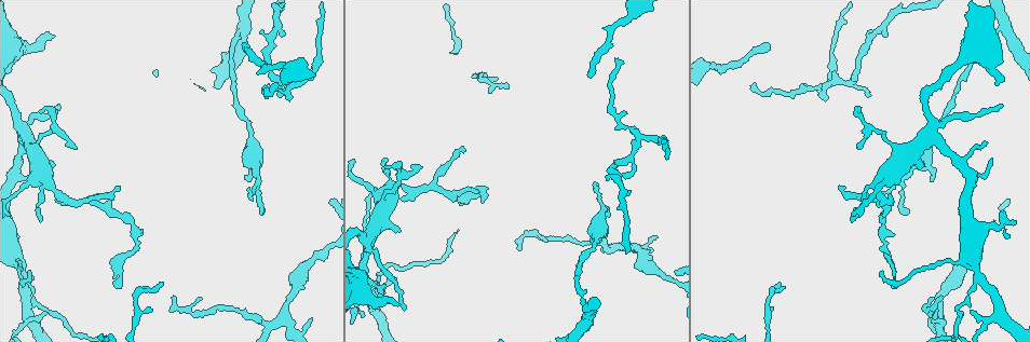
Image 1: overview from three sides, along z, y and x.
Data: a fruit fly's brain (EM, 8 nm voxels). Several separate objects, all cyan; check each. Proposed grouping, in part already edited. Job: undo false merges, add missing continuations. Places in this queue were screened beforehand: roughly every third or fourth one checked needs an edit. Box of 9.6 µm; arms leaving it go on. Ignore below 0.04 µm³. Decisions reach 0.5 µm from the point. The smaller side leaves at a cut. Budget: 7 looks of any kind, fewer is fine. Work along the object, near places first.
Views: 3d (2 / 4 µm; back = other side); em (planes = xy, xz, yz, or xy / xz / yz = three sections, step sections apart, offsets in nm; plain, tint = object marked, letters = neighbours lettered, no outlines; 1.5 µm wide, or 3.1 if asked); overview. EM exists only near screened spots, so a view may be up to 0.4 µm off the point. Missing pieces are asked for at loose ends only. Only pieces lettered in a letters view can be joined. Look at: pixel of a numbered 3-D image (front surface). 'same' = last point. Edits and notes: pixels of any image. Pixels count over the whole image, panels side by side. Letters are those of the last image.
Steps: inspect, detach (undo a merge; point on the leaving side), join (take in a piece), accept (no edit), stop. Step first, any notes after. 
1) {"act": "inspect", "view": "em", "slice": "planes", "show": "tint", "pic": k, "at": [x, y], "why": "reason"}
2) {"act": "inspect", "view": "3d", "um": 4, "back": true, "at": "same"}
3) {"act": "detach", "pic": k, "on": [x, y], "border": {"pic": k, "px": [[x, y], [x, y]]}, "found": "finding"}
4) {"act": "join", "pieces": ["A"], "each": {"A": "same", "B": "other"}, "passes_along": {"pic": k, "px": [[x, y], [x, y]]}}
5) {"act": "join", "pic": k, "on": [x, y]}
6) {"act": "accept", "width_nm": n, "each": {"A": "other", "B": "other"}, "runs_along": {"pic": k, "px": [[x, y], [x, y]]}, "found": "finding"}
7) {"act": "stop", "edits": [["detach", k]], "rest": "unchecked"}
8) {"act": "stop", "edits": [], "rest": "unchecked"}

{"act": "inspect", "view": "em", "slice": "xz", "step": 8, "show": "tint", "pic": 1, "at": [245, 28], "why": "thick turns thin"}

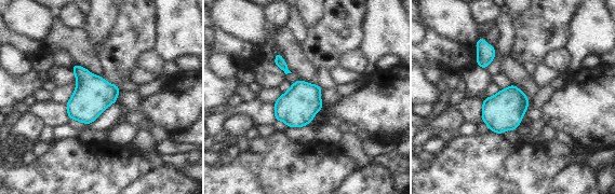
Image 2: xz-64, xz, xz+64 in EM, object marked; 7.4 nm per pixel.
{"act": "inspect", "view": "em", "slice": "xz", "step": 8, "show": "letters", "at": "same"}

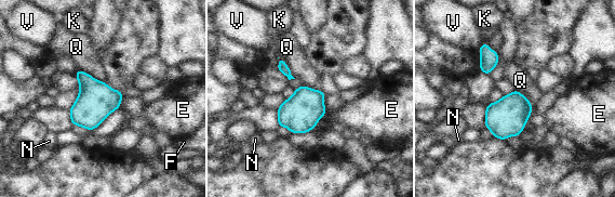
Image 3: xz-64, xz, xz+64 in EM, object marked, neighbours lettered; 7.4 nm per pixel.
{"act": "accept", "each": {"E": "other", "F": "other", "K": "other", "N": "other", "Q": "other", "V": "other"}, "border": {"pic": 3, "px": [[78, 69], [104, 82]]}, "found": "one cell here"}

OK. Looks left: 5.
{"act": "inspect", "view": "em", "slice": "xz", "step": 8, "show": "tint", "pic": 1, "at": [399, 232], "why": "stops while still wide"}

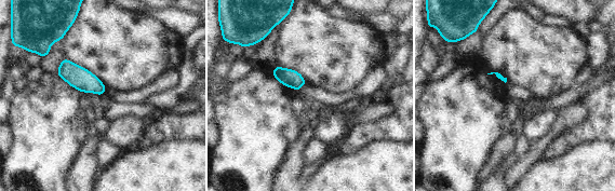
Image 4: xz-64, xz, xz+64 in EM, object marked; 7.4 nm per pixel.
{"act": "inspect", "view": "em", "slice": "planes", "show": "letters", "at": "same"}

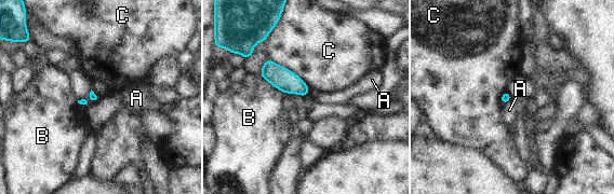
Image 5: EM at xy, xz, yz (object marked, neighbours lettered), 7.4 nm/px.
{"act": "accept", "longest_contact_nm": ["C", 400], "each": {"A": "other", "B": "other", "C": "other"}, "border": {"pic": 5, "px": [[510, 99], [503, 104]]}, "found": "none of them fits"}

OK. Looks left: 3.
{"act": "inspect", "view": "em", "slice": "xz", "step": 8, "show": "letters", "pic": 1, "at": [244, 44], "why": "branch stops here"}

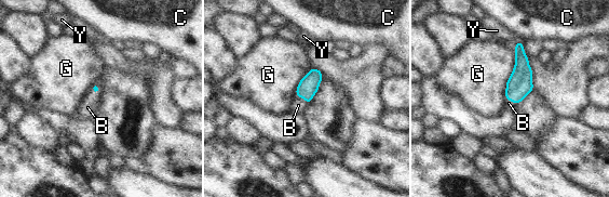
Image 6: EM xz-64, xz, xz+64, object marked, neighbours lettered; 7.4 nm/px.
{"act": "join", "pieces": ["B"], "longest_contact_nm": ["G", 380], "each": {"B": "same", "C": "other", "G": "other", "Y": "other"}, "passes_along": {"pic": 6, "px": [[308, 87], [302, 96], [298, 105]]}, "found": "it goes on there"}

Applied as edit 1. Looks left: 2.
{"act": "stop", "edits": [["join", 6]], "rest": "unchecked"}

